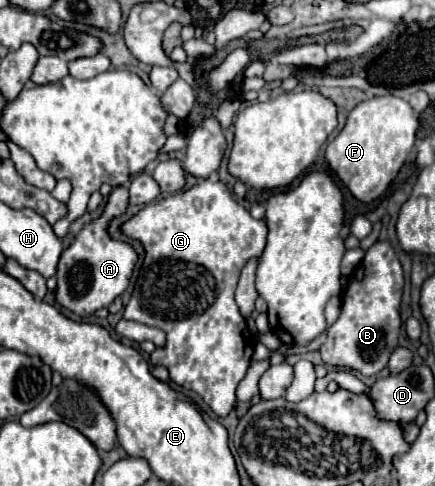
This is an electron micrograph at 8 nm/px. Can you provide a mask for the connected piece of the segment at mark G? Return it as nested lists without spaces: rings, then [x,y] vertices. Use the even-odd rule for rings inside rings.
[[[202,179],[186,191],[178,191],[146,205],[138,215],[126,221],[122,229],[128,237],[140,239],[146,247],[134,293],[124,307],[124,319],[160,327],[166,333],[166,347],[158,347],[156,353],[150,355],[152,365],[164,365],[176,385],[196,391],[218,417],[226,417],[236,405],[236,387],[250,367],[255,341],[236,307],[234,291],[246,261],[260,257],[266,247],[266,223],[254,219],[242,205],[238,205],[222,181]]]

